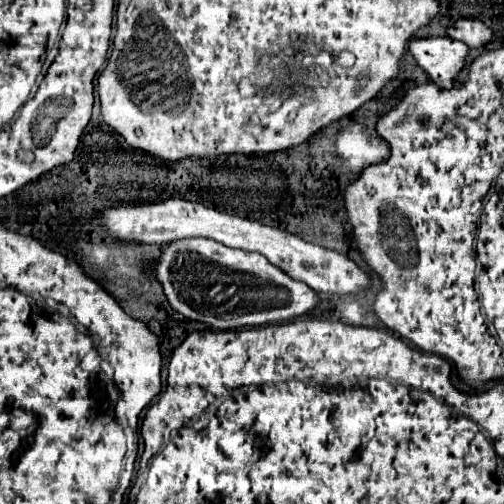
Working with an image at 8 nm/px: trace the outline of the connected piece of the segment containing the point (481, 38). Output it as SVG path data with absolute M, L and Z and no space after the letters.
M460 19L454 23L454 27L448 29L448 37L458 39L468 47L484 47L494 41L496 33L478 19Z

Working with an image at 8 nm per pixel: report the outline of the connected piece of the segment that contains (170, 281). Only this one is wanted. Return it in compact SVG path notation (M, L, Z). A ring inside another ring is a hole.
M178 239L172 241L154 265L156 277L164 287L170 305L192 321L202 321L212 329L240 329L266 323L280 323L300 317L318 307L320 297L306 283L292 279L282 269L272 265L264 255L242 249L232 249L212 239Z

